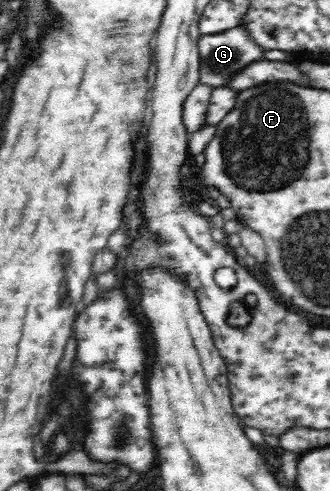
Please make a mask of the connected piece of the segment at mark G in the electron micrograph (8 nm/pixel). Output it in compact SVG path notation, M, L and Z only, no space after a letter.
M243 25L216 34L201 34L197 44L200 57L198 83L208 85L213 89L226 87L246 66L264 59L264 53L267 52L254 42L249 30Z

